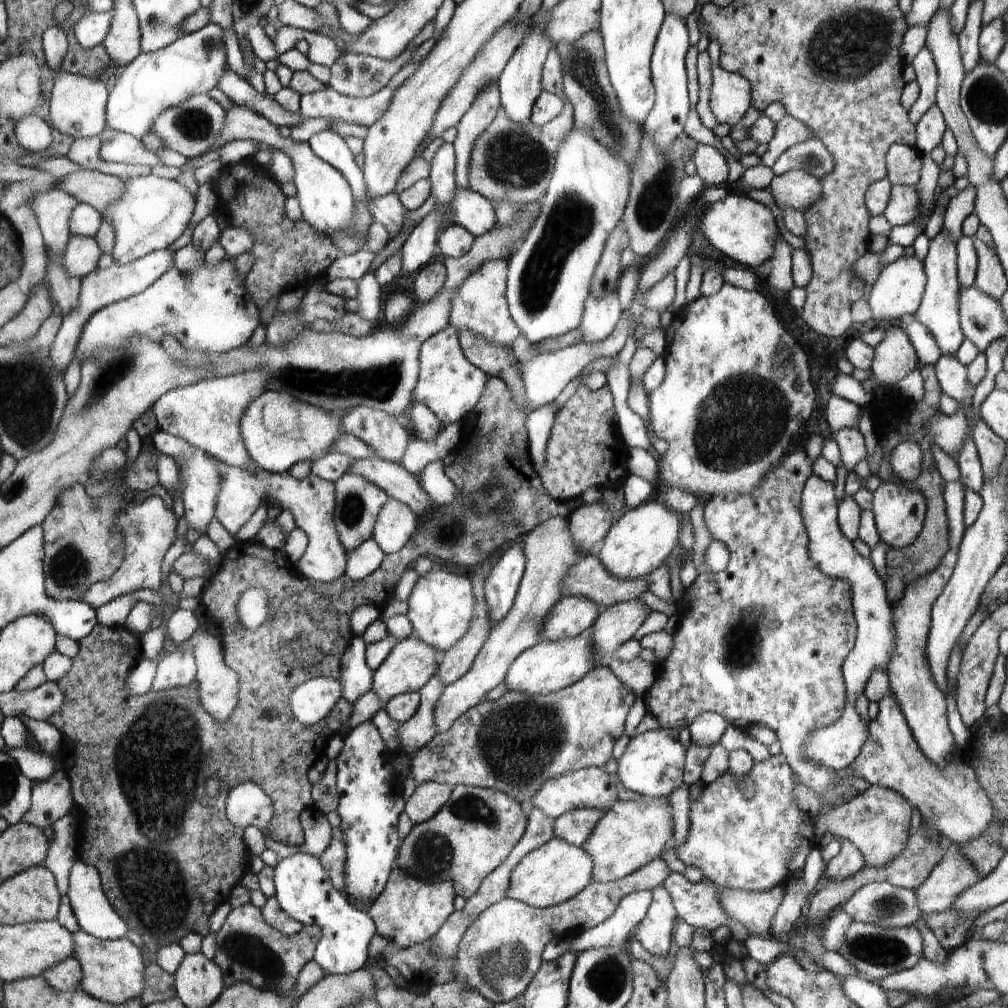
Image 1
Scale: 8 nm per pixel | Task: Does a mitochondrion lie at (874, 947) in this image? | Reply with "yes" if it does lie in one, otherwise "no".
yes

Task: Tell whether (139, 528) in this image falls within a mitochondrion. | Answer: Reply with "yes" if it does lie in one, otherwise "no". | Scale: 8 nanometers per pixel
yes

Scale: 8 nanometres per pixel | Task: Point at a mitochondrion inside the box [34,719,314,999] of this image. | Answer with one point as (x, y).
(248, 951)

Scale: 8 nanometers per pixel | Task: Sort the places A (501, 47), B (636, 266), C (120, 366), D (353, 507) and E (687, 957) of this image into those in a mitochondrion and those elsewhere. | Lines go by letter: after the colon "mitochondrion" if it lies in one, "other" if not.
A: other
B: other
C: mitochondrion
D: mitochondrion
E: other

